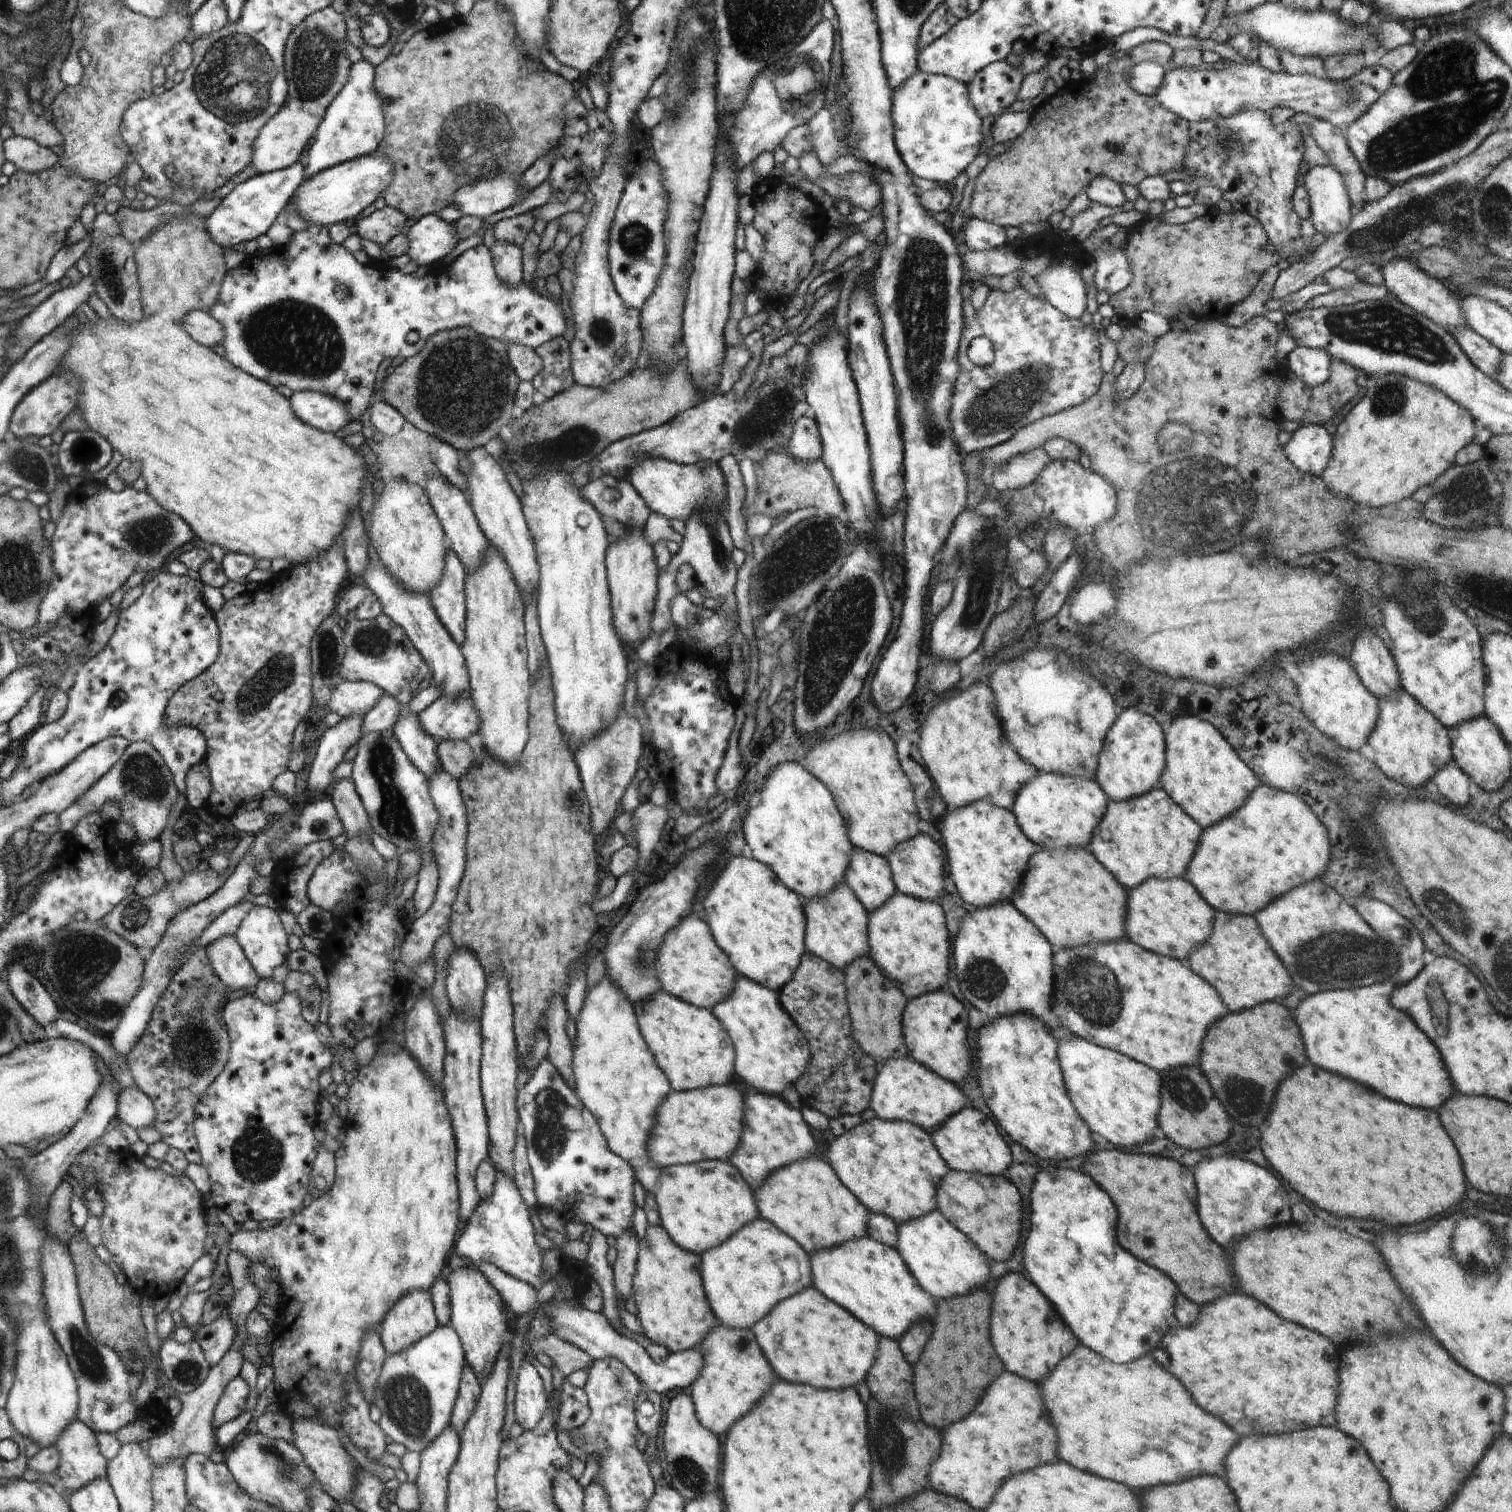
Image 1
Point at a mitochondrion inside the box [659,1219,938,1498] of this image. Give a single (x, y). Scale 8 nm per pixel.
(690, 1474)

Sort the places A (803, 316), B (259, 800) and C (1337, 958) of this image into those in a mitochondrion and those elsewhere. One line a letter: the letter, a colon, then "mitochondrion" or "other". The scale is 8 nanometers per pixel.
A: other
B: other
C: mitochondrion

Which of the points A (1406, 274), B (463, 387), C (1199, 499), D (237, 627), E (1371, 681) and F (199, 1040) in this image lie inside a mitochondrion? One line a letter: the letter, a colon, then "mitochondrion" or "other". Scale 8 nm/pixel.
A: other
B: mitochondrion
C: mitochondrion
D: other
E: other
F: mitochondrion

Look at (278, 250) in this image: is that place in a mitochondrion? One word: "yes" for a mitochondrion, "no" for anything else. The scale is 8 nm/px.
no

